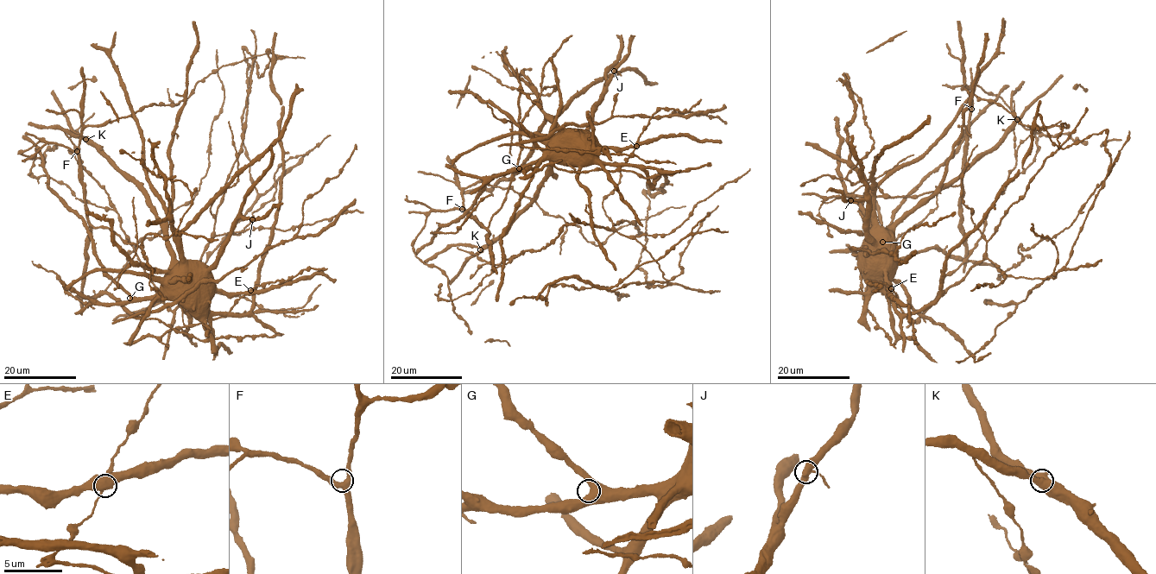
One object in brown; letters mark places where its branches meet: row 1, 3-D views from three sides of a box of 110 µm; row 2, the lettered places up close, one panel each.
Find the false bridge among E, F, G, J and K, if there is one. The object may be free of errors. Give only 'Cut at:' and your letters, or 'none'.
Cut at: none

